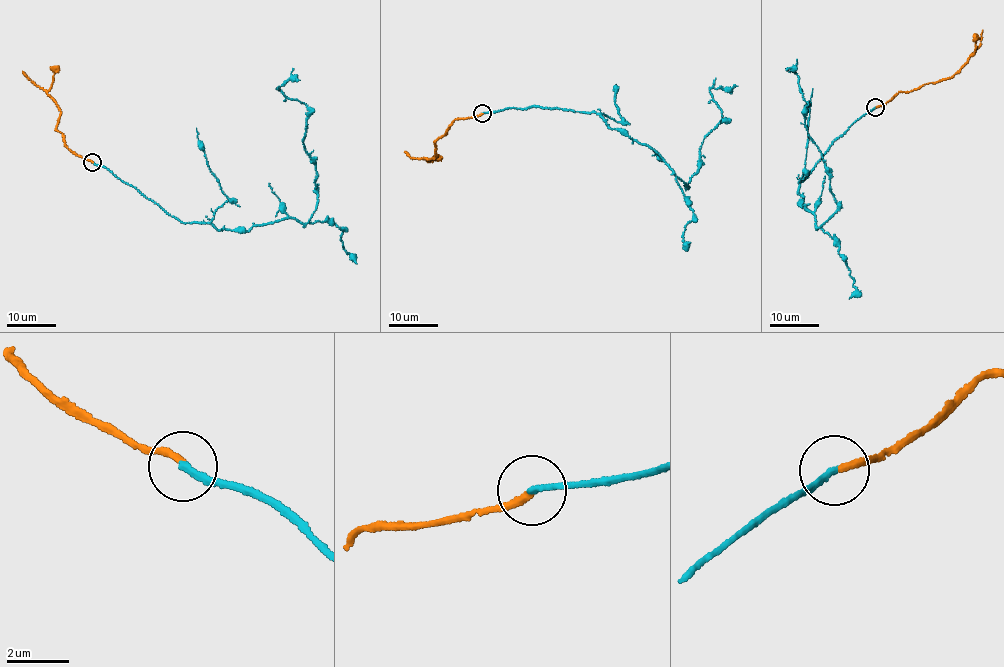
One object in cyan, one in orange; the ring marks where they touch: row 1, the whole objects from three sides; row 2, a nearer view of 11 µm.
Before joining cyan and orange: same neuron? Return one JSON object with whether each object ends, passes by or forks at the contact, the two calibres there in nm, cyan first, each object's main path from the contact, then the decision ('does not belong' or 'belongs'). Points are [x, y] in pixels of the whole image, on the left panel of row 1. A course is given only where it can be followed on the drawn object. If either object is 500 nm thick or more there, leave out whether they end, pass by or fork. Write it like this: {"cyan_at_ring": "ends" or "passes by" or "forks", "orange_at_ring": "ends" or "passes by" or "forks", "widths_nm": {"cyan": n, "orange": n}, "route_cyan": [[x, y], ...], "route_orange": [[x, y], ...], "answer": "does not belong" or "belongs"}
{"cyan_at_ring": "ends", "orange_at_ring": "ends", "widths_nm": {"cyan": 200, "orange": 200}, "route_cyan": [[93, 163], [183, 222], [307, 223], [318, 197], [309, 111], [278, 88], [300, 80]], "route_orange": [[93, 162], [67, 147], [56, 129], [61, 114], [55, 102], [22, 71]], "answer": "belongs"}

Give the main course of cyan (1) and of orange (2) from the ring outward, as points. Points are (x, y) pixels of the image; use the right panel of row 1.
1: (875, 108), (798, 184), (798, 203), (819, 227), (837, 203), (804, 124), (807, 105), (797, 74), (786, 70)
2: (876, 108), (901, 92), (916, 90), (924, 84), (953, 76), (977, 49), (982, 30)

